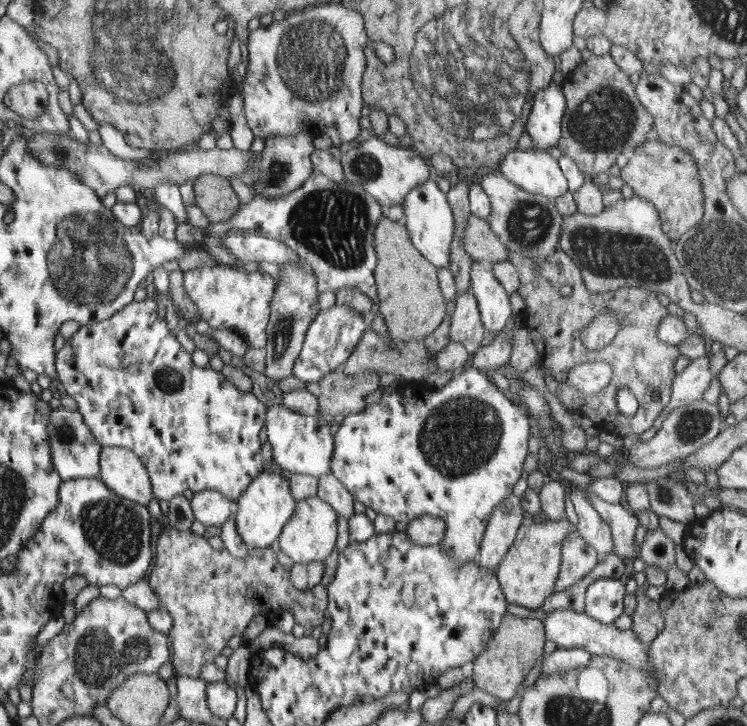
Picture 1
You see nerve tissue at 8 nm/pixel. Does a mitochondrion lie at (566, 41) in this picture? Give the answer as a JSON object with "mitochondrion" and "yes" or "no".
{"mitochondrion":"no"}

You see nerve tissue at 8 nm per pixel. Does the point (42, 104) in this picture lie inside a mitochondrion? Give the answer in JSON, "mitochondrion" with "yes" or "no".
{"mitochondrion":"no"}

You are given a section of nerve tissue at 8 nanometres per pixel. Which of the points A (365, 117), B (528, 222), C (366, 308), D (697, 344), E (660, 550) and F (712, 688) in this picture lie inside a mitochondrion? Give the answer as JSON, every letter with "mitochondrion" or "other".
{"A":"other","B":"mitochondrion","C":"other","D":"other","E":"other","F":"other"}

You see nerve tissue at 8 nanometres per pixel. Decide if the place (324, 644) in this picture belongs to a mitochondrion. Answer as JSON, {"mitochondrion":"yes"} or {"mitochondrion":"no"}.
{"mitochondrion":"no"}

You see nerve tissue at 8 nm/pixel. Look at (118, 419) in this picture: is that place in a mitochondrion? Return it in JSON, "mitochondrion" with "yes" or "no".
{"mitochondrion":"no"}

